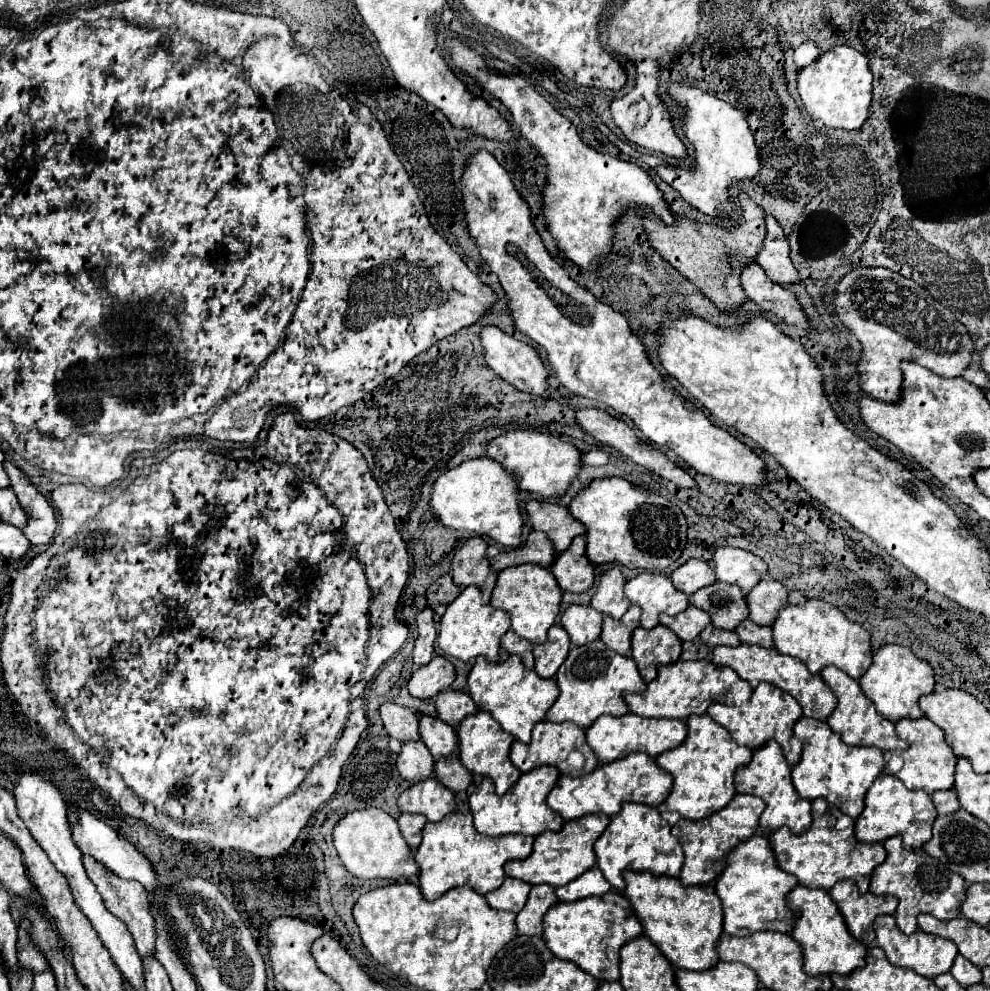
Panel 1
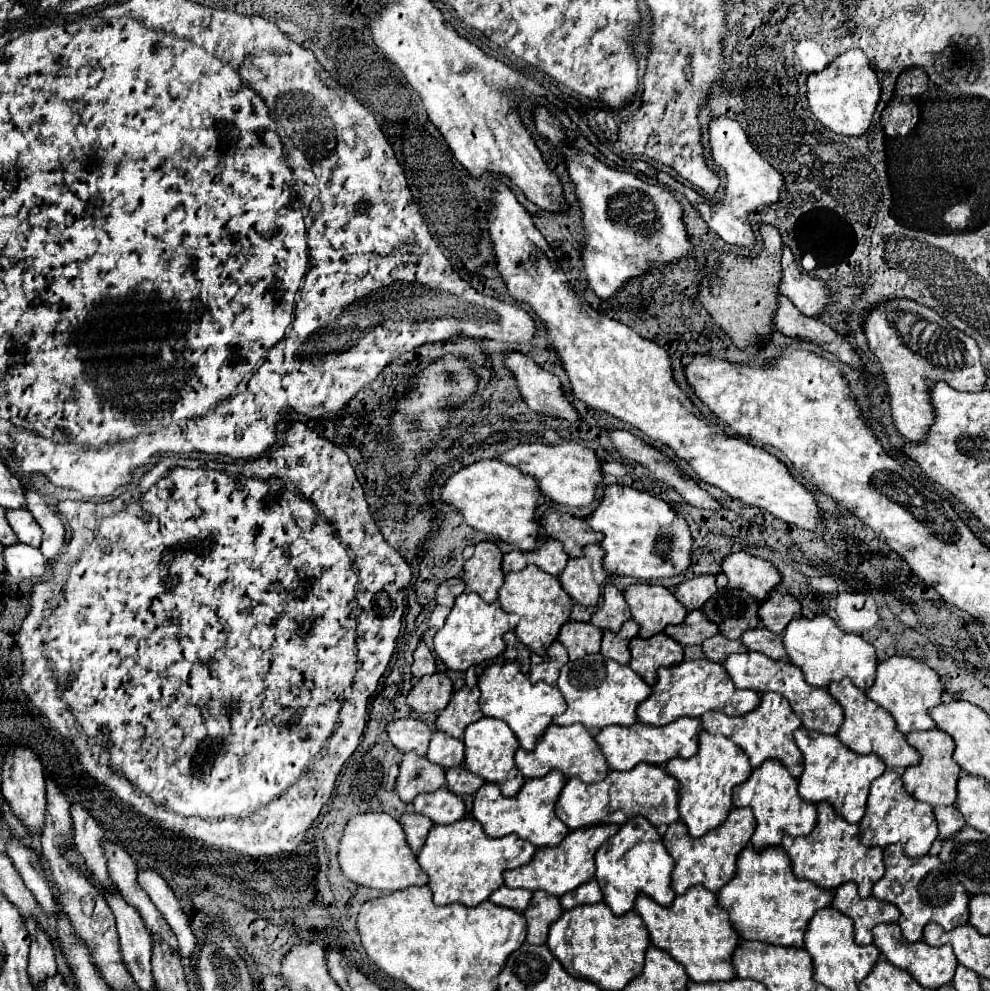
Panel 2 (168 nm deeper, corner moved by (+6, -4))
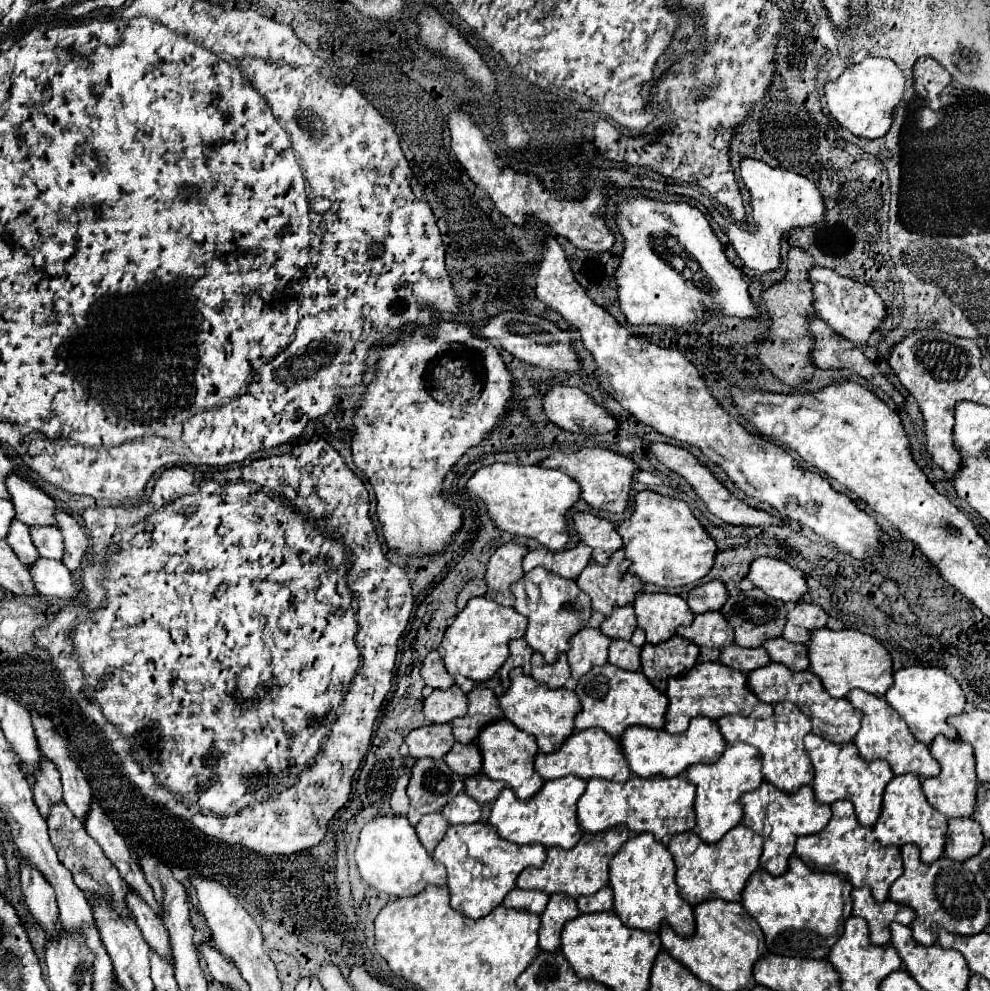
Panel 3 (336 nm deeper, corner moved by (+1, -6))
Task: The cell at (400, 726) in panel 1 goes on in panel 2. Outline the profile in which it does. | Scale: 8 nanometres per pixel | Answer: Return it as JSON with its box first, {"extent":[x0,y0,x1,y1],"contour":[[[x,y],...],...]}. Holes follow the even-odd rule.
{"extent":[386,719,436,755],"contour":[[[396,719],[390,721],[386,725],[386,733],[388,739],[392,741],[392,745],[406,753],[406,751],[416,751],[418,755],[426,755],[428,743],[430,743],[430,735],[436,731],[434,725],[426,725],[418,719]]]}

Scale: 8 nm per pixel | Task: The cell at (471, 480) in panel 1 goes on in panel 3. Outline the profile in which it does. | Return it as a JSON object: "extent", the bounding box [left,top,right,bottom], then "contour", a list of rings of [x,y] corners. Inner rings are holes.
{"extent":[467,463,581,551],"contour":[[[495,463],[481,467],[467,483],[471,495],[487,503],[491,519],[501,531],[533,537],[551,551],[559,551],[569,543],[567,513],[581,499],[581,487],[575,479],[561,471],[545,469],[541,465],[509,465]],[[561,535],[561,537],[557,537]]]}

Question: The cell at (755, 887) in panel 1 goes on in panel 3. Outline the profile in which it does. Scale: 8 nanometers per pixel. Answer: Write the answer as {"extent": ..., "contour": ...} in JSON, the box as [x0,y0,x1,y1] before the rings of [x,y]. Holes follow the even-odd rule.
{"extent":[741,855,853,959],"contour":[[[797,855],[789,859],[789,871],[773,877],[767,871],[755,871],[747,881],[741,905],[759,923],[771,953],[783,957],[827,959],[831,947],[843,935],[845,919],[851,917],[853,885],[835,873],[813,871]]]}

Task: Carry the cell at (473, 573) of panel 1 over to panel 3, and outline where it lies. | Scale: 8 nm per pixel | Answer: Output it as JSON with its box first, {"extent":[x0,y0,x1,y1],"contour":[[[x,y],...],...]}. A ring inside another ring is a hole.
{"extent":[487,543,527,605],"contour":[[[507,543],[495,551],[495,555],[487,563],[487,597],[499,605],[513,605],[515,597],[511,593],[511,583],[523,579],[525,571],[521,567],[523,557],[527,555],[527,547],[519,543]]]}

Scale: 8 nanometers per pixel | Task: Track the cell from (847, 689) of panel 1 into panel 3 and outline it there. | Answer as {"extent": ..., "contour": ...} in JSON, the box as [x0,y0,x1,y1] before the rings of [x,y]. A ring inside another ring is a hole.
{"extent":[847,689,941,779],"contour":[[[853,689],[847,697],[855,709],[863,711],[861,719],[861,729],[855,735],[855,745],[859,749],[859,755],[865,761],[875,761],[875,759],[887,759],[895,775],[905,775],[905,773],[917,773],[921,779],[927,777],[937,777],[941,773],[941,767],[937,759],[931,755],[929,747],[917,739],[913,739],[913,733],[909,731],[907,723],[899,717],[899,713],[881,697],[875,697],[871,693],[865,693],[861,689]]]}

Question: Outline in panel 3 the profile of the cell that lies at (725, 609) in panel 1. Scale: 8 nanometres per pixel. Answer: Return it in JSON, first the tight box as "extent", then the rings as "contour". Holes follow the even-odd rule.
{"extent":[721,589,787,647],"contour":[[[753,589],[741,595],[731,595],[727,603],[723,605],[721,613],[729,621],[729,625],[735,629],[735,643],[739,647],[761,647],[763,641],[781,637],[785,621],[787,621],[787,609],[783,601],[777,601],[763,593],[761,589]]]}

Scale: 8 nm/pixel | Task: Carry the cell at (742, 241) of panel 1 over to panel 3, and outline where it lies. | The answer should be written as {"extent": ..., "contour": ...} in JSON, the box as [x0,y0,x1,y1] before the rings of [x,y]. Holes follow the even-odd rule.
{"extent":[757,247,817,387],"contour":[[[793,247],[789,251],[787,265],[789,265],[789,271],[785,281],[775,283],[771,289],[763,293],[765,307],[771,317],[771,329],[769,329],[767,341],[757,345],[757,351],[759,351],[761,363],[765,363],[765,367],[771,369],[775,377],[779,377],[783,383],[791,387],[801,387],[813,377],[813,371],[815,371],[815,363],[811,357],[815,343],[809,331],[809,321],[817,317],[813,309],[813,283],[809,281],[809,271],[815,267],[815,261],[803,249]]]}

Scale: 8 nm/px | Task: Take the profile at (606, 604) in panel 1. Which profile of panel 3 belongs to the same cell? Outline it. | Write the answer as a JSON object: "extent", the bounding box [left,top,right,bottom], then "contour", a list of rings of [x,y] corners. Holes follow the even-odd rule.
{"extent":[601,605,637,639],"contour":[[[631,605],[625,607],[615,607],[611,617],[607,617],[601,625],[601,633],[607,635],[609,639],[631,639],[633,631],[637,627],[635,611]]]}

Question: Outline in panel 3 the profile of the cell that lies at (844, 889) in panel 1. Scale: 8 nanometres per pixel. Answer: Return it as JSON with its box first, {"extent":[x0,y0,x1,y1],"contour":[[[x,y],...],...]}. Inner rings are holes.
{"extent":[853,887,915,945],"contour":[[[869,887],[853,889],[853,915],[863,917],[869,923],[871,943],[873,945],[887,945],[891,939],[891,923],[897,921],[901,925],[911,925],[915,919],[915,911],[907,905],[885,901],[879,903],[873,899]]]}

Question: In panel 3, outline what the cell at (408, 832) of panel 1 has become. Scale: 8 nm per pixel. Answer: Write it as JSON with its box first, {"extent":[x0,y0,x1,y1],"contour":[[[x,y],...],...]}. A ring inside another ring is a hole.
{"extent":[415,813,449,853],"contour":[[[441,813],[425,815],[415,829],[417,829],[419,841],[423,843],[423,847],[425,847],[429,853],[433,853],[433,849],[437,847],[437,843],[439,843],[439,841],[445,837],[445,833],[447,833],[449,821],[447,821]]]}

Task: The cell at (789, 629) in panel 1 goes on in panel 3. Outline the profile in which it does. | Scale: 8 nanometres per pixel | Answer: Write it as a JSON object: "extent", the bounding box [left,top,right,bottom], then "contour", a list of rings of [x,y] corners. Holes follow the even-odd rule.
{"extent":[809,629,893,699],"contour":[[[855,629],[813,631],[809,643],[809,661],[809,669],[823,681],[823,687],[835,699],[845,699],[851,689],[863,689],[867,693],[883,697],[893,685],[893,661],[889,651],[871,635],[859,633]]]}

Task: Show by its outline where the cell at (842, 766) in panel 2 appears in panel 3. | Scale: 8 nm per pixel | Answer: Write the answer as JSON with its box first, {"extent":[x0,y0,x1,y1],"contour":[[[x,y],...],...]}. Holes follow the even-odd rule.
{"extent":[805,733,893,825],"contour":[[[809,733],[805,737],[805,749],[811,757],[815,779],[813,779],[813,791],[817,795],[819,803],[835,803],[839,799],[847,799],[855,805],[857,819],[863,825],[873,825],[877,817],[881,815],[881,803],[883,803],[883,791],[887,783],[893,779],[893,771],[887,761],[865,761],[857,753],[857,747],[853,743],[835,745],[819,735]]]}

